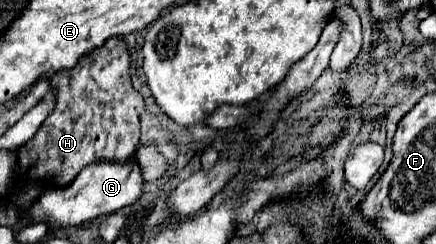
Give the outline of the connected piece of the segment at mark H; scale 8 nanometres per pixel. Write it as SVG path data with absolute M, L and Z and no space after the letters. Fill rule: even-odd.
M108 38L102 48L84 54L72 70L56 72L56 80L66 80L66 82L56 84L56 106L52 114L48 114L40 130L20 148L16 186L20 184L20 180L32 180L32 178L38 178L42 186L66 186L84 166L92 162L108 160L122 164L134 158L140 138L140 114L144 110L144 98L140 96L138 90L134 90L128 66L130 66L130 56L126 52L126 44L122 42L122 38Z

